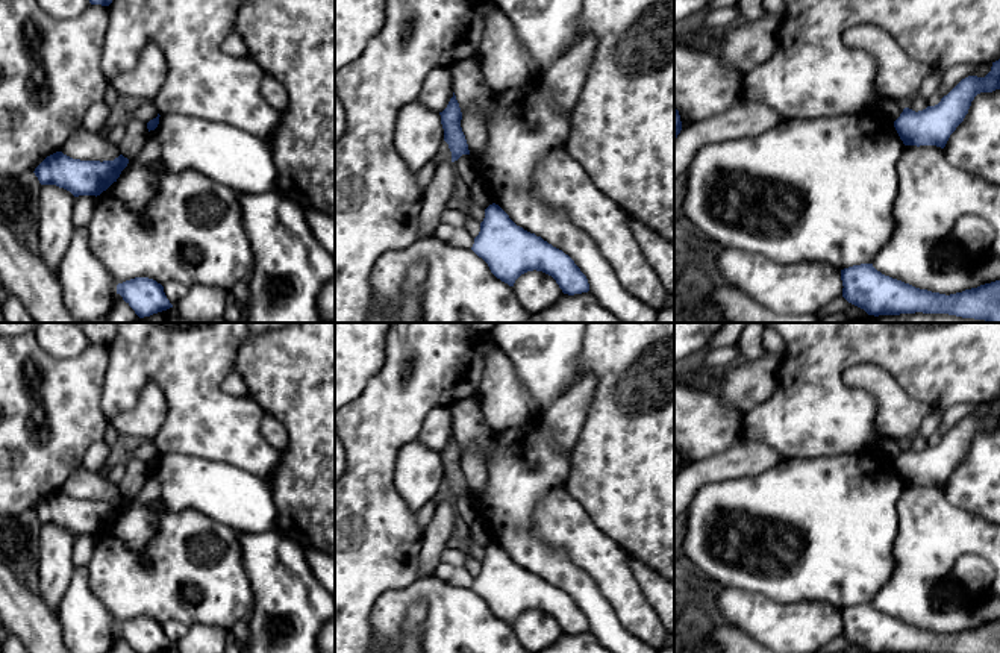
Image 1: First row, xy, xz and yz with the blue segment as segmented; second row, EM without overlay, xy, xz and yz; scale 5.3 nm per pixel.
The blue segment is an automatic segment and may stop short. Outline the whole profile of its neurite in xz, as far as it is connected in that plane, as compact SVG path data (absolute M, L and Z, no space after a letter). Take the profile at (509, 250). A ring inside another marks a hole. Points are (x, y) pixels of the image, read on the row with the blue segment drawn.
M495 203L485 209L471 250L509 286L514 286L521 274L536 270L552 276L564 294L589 291L586 276L568 255L517 226Z

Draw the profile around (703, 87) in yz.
M674 44L674 108L689 123L726 112L742 95L739 73L712 52Z

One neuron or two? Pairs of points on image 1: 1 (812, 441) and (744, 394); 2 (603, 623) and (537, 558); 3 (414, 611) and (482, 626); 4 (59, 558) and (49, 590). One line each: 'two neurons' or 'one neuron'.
1: two neurons
2: one neuron
3: two neurons
4: one neuron

